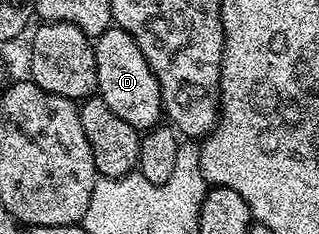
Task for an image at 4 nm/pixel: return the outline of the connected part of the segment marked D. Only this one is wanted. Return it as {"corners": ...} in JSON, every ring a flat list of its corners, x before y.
{"corners":[[109,27,101,37,95,38,94,44,98,67,98,96,104,100,106,107,110,107,110,111,114,111,114,115,118,115,118,119,126,119,126,123,130,123,135,129,155,129,162,121,160,88,138,43,134,43,134,39,126,31]]}

